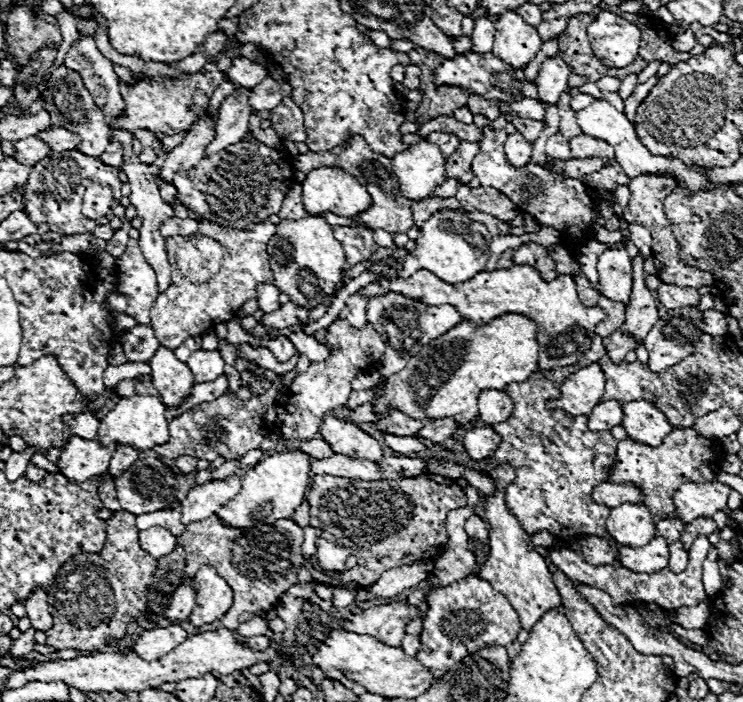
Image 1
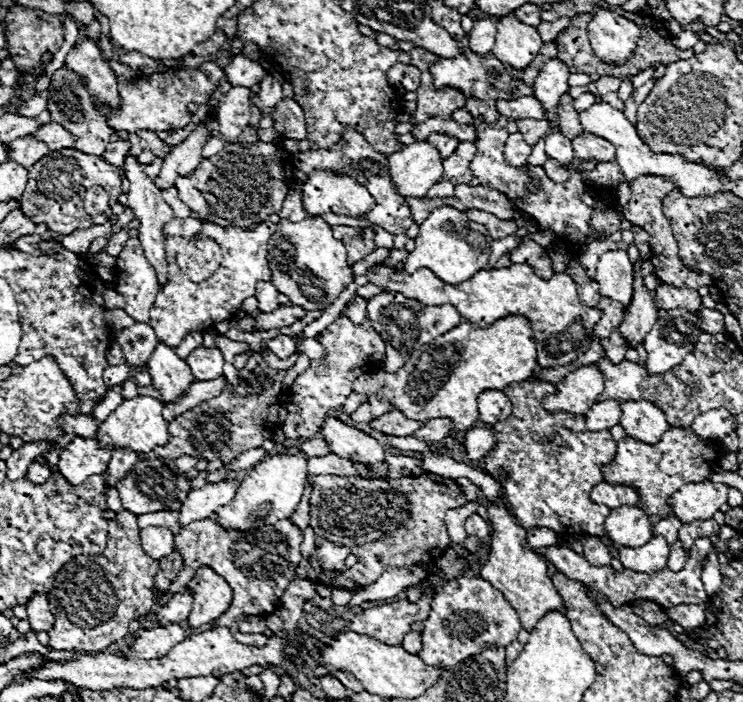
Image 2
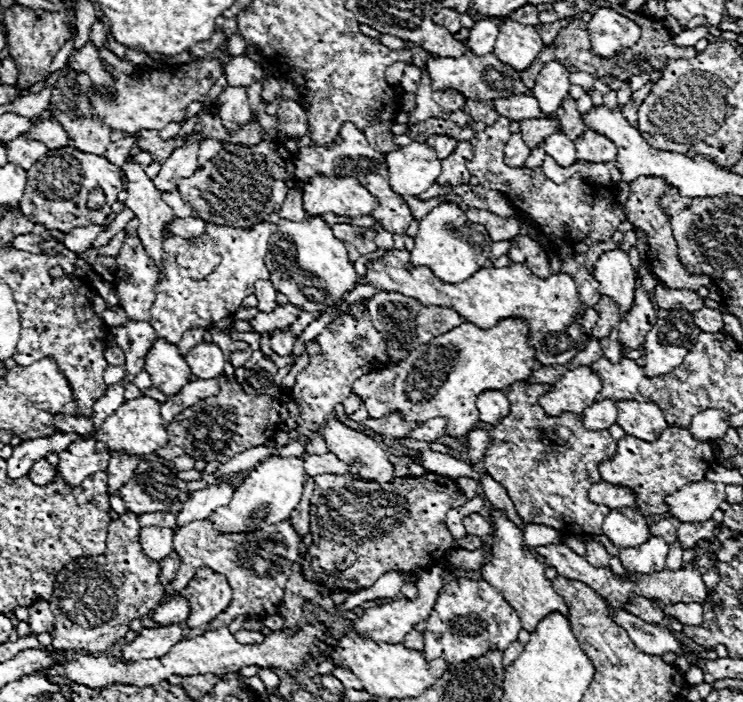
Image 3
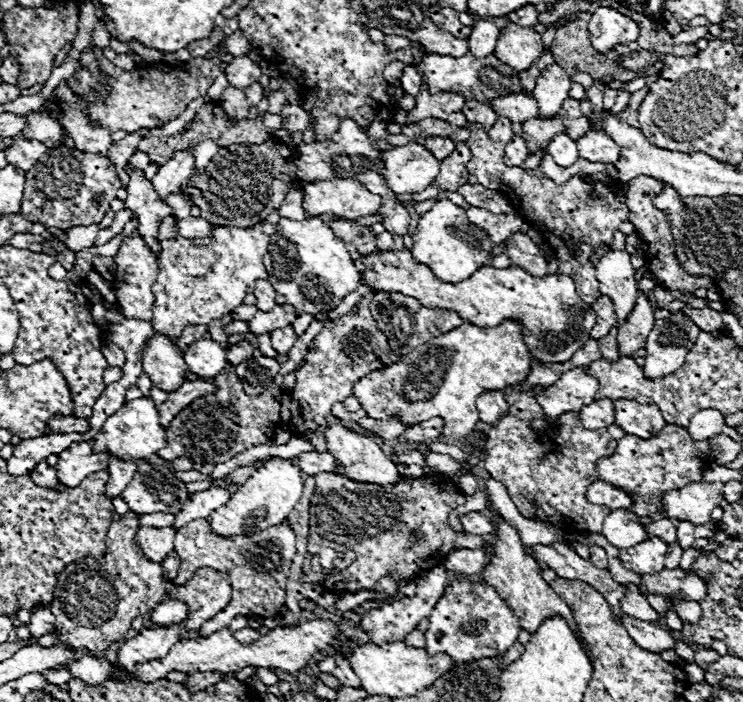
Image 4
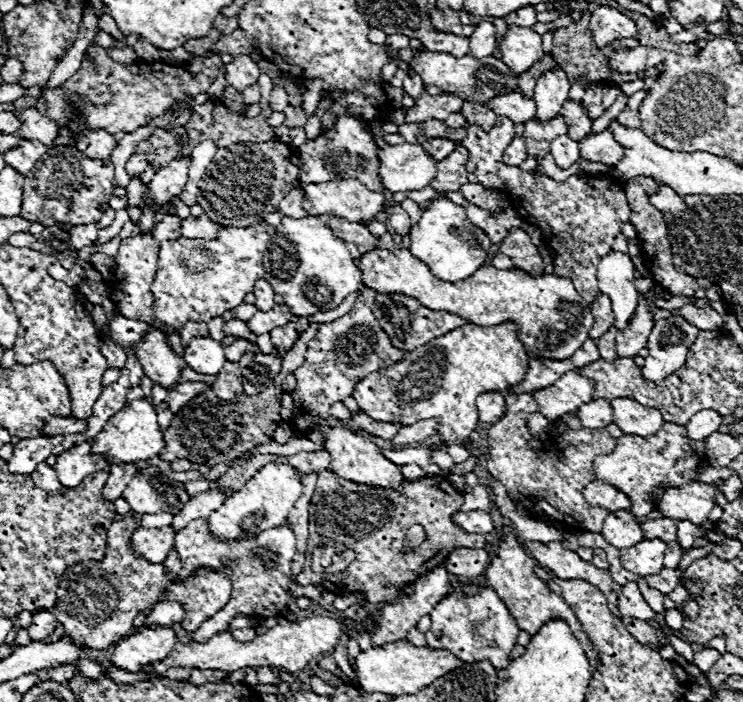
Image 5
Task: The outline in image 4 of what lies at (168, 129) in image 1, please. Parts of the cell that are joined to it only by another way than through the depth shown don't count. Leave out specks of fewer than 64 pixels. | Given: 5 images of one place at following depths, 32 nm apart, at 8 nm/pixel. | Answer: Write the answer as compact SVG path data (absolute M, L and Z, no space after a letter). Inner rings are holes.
M100 48L96 50L96 58L100 58L100 68L104 74L108 74L108 90L100 86L100 82L92 82L92 76L88 70L76 70L76 74L70 78L72 90L76 94L84 94L88 98L88 108L92 110L92 122L100 122L100 126L106 126L110 132L124 130L128 134L142 130L142 128L162 128L166 122L176 120L188 106L188 102L206 96L212 82L222 74L222 62L220 58L194 58L192 66L172 68L162 64L160 66L136 66L132 72L124 72L112 62L108 62L102 56Z

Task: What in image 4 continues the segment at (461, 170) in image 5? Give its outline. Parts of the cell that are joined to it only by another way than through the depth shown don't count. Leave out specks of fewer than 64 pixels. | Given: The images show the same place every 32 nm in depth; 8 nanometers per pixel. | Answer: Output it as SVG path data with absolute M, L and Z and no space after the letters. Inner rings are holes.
M458 142L456 144L456 150L444 158L440 162L440 174L436 176L436 186L442 188L442 190L450 190L454 192L456 186L462 186L468 182L468 170L466 170L466 164L470 162L472 158L472 152L468 150L466 142Z

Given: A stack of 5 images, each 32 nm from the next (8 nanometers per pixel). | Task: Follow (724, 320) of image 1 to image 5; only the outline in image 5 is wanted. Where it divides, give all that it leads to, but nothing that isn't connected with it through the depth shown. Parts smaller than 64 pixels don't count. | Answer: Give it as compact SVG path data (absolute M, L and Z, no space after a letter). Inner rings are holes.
M686 304L676 310L682 318L688 318L696 328L700 330L720 330L722 328L722 314L718 314L712 308L696 308L692 304Z

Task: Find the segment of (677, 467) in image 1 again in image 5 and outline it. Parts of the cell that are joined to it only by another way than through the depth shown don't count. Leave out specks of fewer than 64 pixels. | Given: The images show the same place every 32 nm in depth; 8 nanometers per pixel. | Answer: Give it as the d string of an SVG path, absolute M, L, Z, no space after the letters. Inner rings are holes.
M666 422L658 434L652 434L648 438L624 434L618 438L616 448L608 456L600 456L594 462L596 478L602 482L608 482L628 494L632 498L632 514L646 516L656 510L658 500L652 496L652 490L658 486L684 486L692 480L698 480L698 466L706 460L706 444L702 440L690 440L682 436L680 432L686 432L684 426Z

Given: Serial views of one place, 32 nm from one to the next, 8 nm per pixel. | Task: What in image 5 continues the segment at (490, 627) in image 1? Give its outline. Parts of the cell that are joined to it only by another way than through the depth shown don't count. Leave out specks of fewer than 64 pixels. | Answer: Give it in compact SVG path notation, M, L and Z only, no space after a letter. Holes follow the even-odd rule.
M454 584L452 592L444 596L432 610L430 620L432 626L426 632L426 644L430 650L450 650L462 662L490 660L500 668L510 664L508 656L516 644L520 628L502 598L490 586L482 586L476 596L468 596L460 586Z

